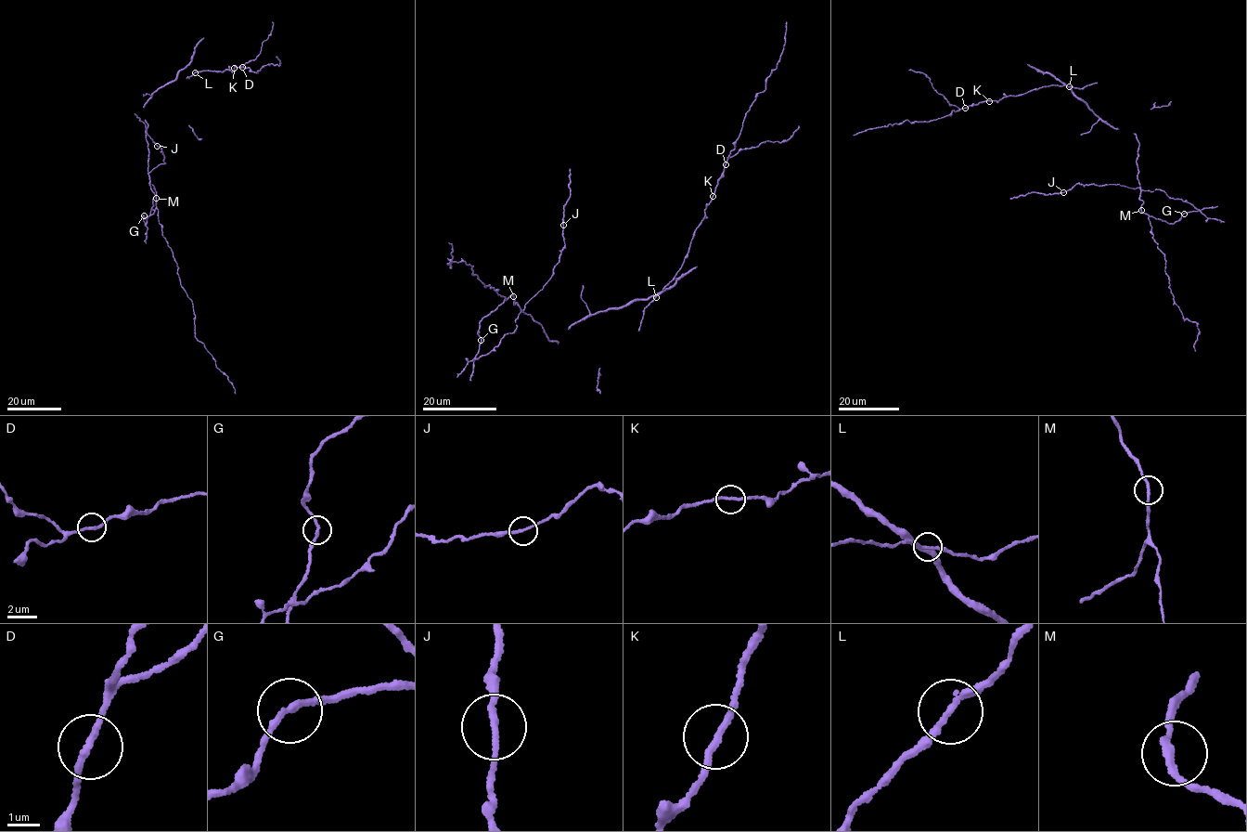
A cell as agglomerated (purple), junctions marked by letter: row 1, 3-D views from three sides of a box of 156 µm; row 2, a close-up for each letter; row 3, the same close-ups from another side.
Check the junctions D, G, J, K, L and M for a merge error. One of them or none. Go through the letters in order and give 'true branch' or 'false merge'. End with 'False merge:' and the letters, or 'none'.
D: true branch
G: true branch
J: true branch
K: true branch
L: true branch
M: true branch
False merge: none

